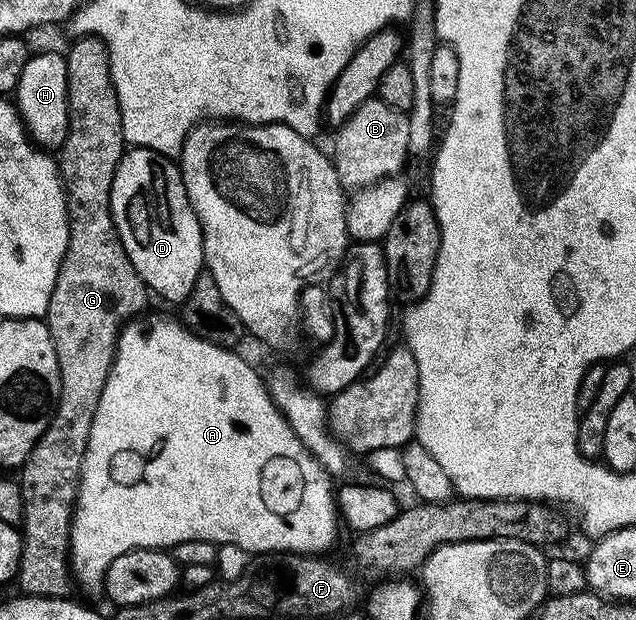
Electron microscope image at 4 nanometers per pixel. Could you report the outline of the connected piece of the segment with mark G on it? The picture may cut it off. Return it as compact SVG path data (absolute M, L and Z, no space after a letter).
M80 36L73 41L75 44L70 49L65 49L66 69L68 70L68 110L70 111L70 121L68 122L68 134L65 142L62 143L60 155L57 157L58 170L62 173L62 185L66 191L66 209L70 219L70 233L68 234L68 246L62 259L62 265L56 278L56 286L52 290L52 298L48 302L48 310L44 317L48 330L52 334L52 342L56 346L56 358L60 366L60 398L54 406L54 416L50 420L48 430L36 442L32 454L28 454L25 464L20 469L20 483L22 485L22 522L20 531L22 534L22 553L20 554L20 566L16 584L19 584L21 591L28 596L61 596L63 598L71 595L72 573L70 570L70 523L74 517L74 501L78 498L78 483L82 477L82 467L84 466L84 454L88 450L88 434L94 425L96 418L96 406L100 402L100 394L106 385L106 379L110 373L110 368L114 365L114 351L118 348L118 333L122 330L122 325L128 320L135 319L138 312L146 304L148 289L146 283L140 278L120 242L120 234L114 225L112 218L112 178L116 174L116 166L120 162L124 149L127 147L126 139L122 136L122 115L120 114L120 102L116 94L116 86L112 82L112 66L110 65L110 55L108 46L99 36Z

